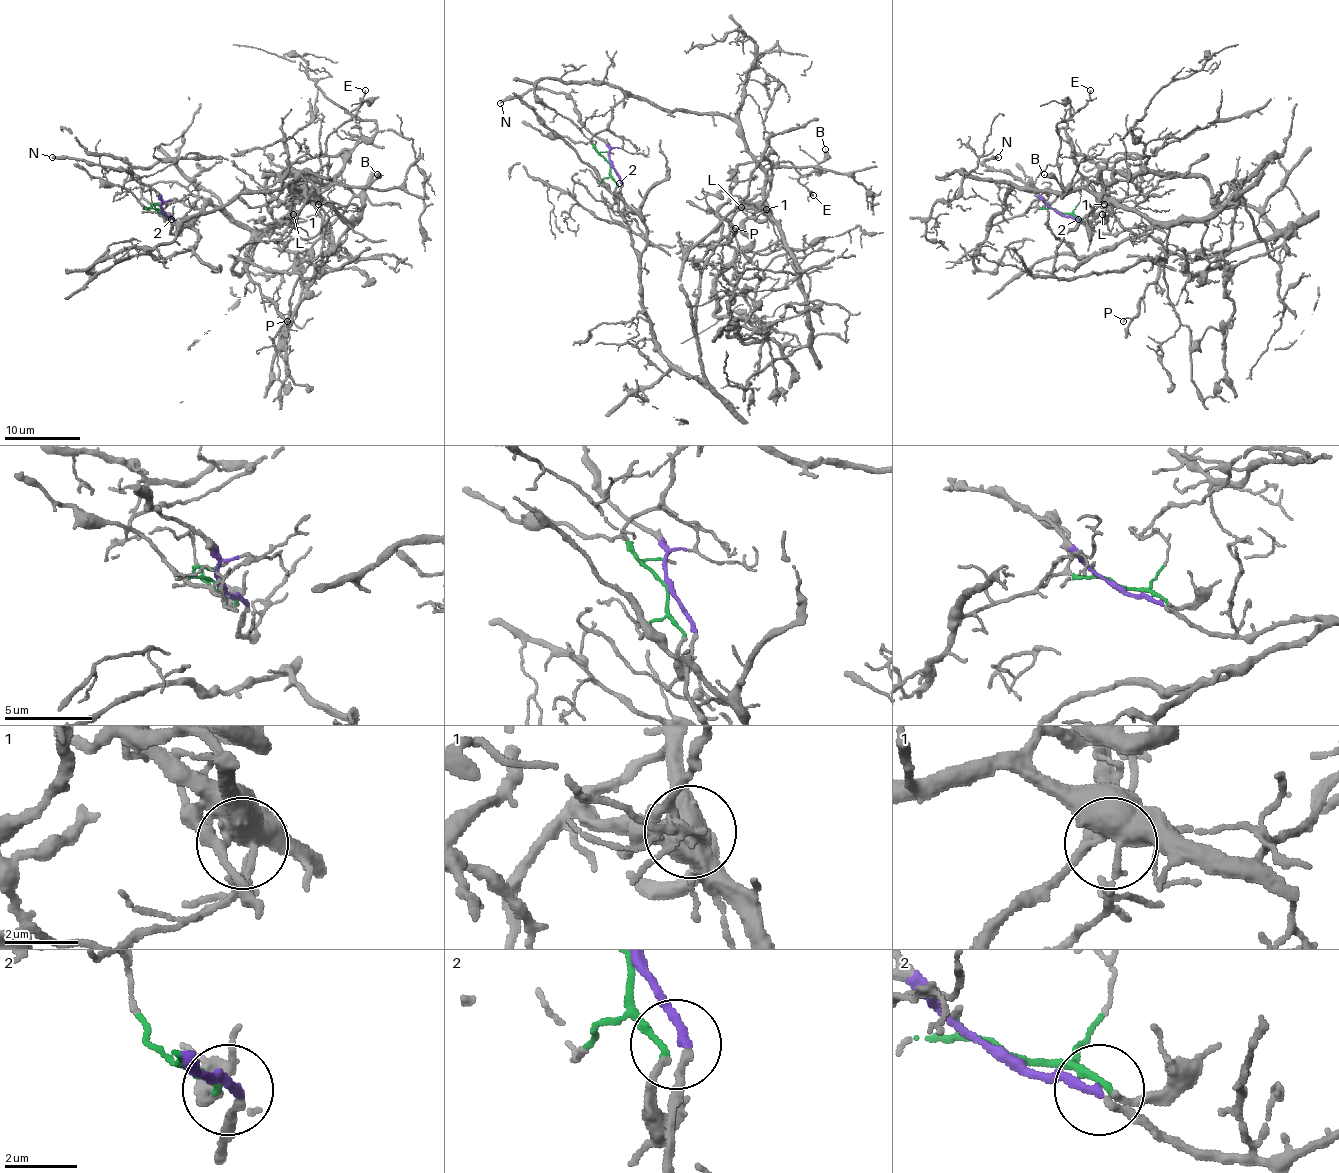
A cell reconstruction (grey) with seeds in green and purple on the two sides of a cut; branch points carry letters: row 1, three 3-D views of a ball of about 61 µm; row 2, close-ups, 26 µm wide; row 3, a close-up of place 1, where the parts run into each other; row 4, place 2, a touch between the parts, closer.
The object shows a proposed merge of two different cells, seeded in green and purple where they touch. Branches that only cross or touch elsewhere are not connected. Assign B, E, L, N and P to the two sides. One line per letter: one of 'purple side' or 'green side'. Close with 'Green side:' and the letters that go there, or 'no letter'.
B: green side
E: green side
L: green side
N: purple side
P: purple side
Green side: B, E, L

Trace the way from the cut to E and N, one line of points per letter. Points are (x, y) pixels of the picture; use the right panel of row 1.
E: (1059, 211), (1034, 208), (992, 225), (1011, 191), (1030, 187), (1062, 192), (1057, 124), (1087, 102), (1091, 90)
N: (1059, 211), (1015, 175), (989, 168), (983, 162), (998, 157)

